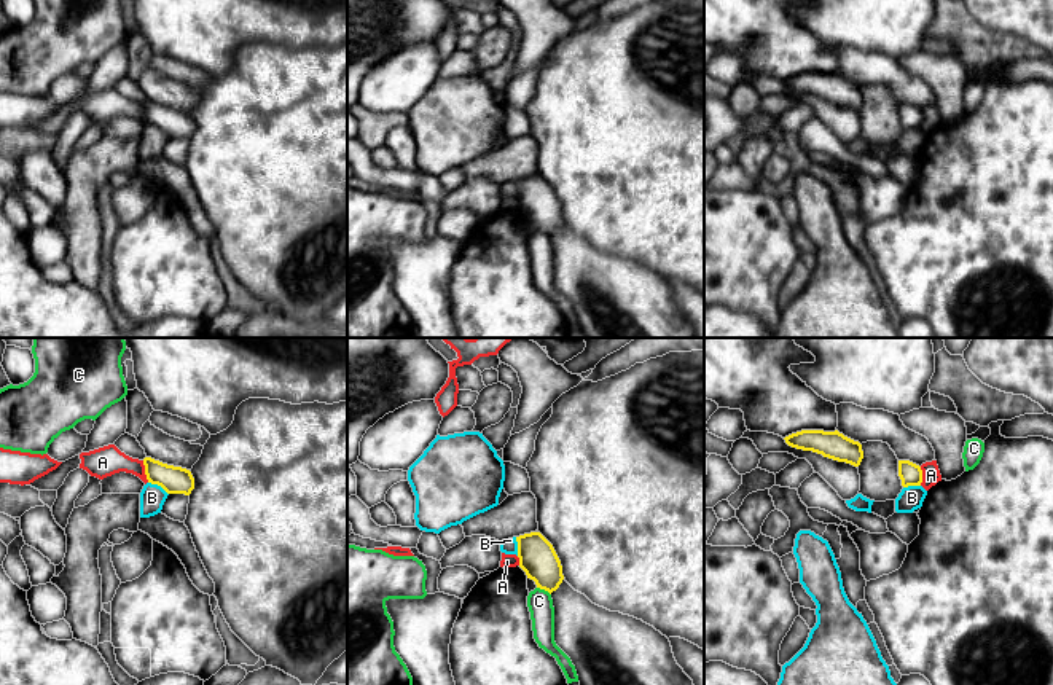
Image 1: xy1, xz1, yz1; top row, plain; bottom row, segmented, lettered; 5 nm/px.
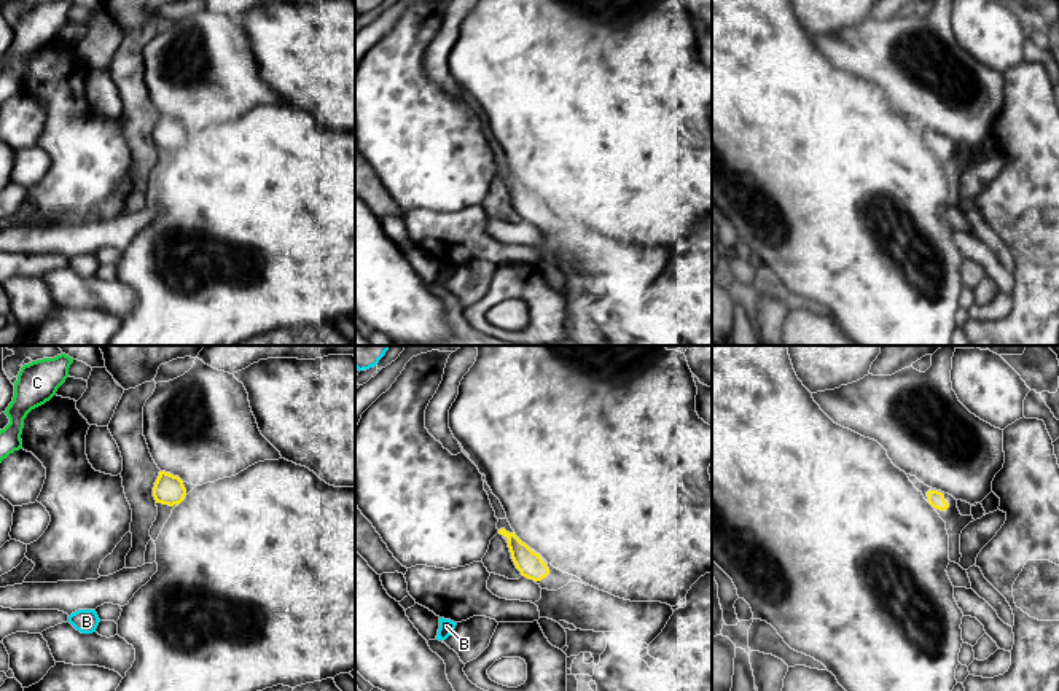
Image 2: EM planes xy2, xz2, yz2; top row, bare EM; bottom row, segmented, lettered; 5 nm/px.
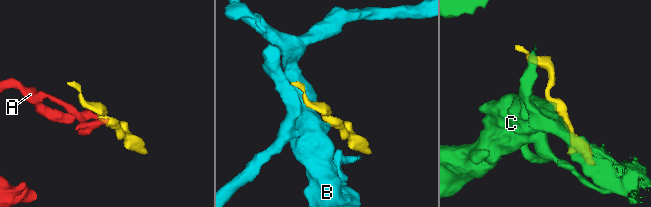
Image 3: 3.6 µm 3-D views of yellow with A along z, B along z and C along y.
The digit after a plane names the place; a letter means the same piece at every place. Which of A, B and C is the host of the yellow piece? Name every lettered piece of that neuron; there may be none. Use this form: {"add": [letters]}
{"add": []}

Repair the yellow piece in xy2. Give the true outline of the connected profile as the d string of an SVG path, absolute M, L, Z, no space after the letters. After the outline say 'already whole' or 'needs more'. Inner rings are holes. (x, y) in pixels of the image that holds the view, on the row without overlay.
M159 115L153 131L153 140L158 150L156 164L150 172L150 180L153 185L158 183L164 167L172 158L172 153L178 150L194 131L196 129L193 127L183 126L178 119Z; needs more

